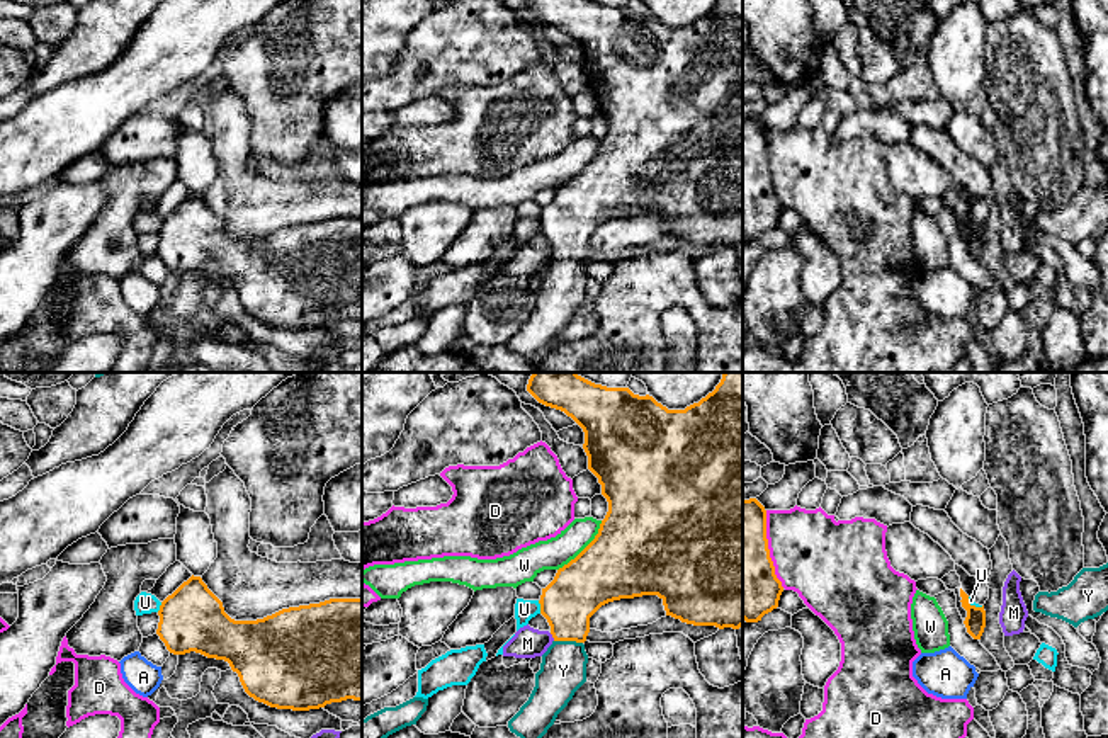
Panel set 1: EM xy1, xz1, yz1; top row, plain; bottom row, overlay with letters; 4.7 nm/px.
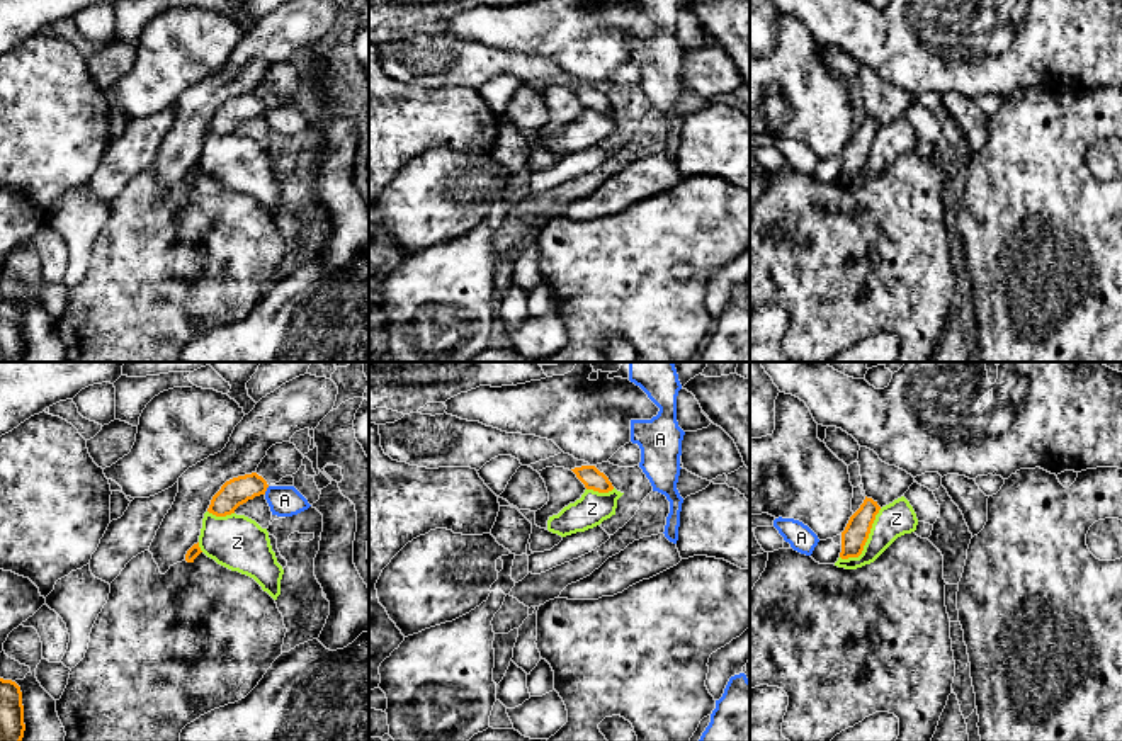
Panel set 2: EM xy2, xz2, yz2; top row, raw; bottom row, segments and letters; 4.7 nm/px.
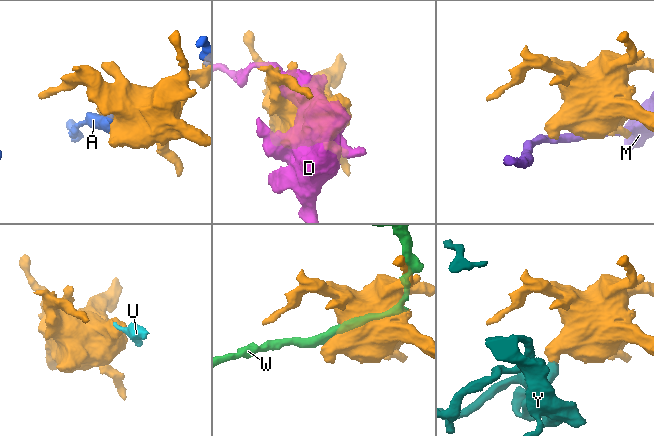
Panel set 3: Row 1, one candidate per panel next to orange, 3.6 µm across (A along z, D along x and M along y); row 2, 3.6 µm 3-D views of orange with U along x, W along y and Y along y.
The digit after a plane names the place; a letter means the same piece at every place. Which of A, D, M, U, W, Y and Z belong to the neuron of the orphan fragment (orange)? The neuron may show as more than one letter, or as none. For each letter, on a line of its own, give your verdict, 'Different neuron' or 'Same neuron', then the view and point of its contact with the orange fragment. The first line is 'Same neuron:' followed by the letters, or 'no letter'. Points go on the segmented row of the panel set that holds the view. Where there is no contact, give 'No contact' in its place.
Same neuron: Y
A: Different neuron. Touches orange at xy2 (266, 490)
D: Different neuron. Touches orange at yz1 (768, 550)
M: Different neuron. Touches orange at xz1 (553, 636)
U: Different neuron. Touches orange at xz1 (541, 607)
W: Different neuron. Touches orange at xz1 (585, 548)
Y: Same neuron. Touches orange at xz1 (568, 640)
Z: Different neuron. Touches orange at yz2 (866, 541)

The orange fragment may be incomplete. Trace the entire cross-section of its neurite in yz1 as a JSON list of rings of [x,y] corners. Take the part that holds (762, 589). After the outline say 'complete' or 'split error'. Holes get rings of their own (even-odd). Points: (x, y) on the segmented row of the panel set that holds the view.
[[[756,498],[743,500],[743,619],[761,621],[778,607],[782,592],[768,549],[766,510]]]; complete

